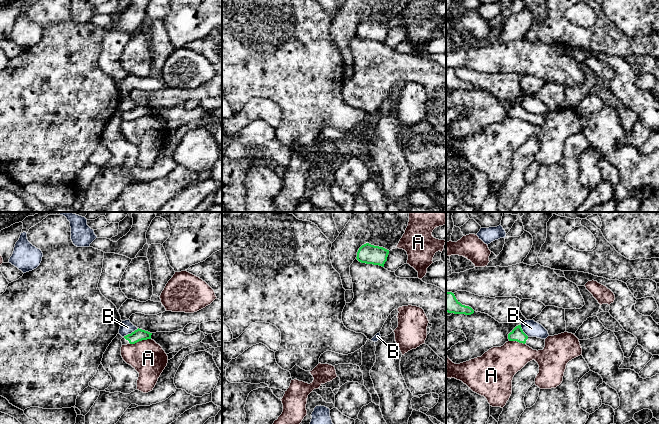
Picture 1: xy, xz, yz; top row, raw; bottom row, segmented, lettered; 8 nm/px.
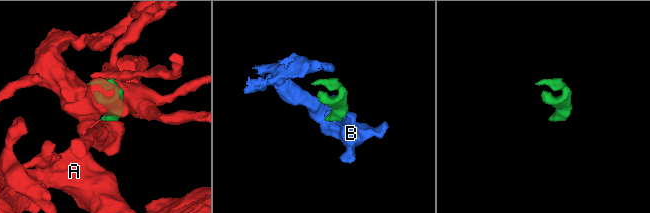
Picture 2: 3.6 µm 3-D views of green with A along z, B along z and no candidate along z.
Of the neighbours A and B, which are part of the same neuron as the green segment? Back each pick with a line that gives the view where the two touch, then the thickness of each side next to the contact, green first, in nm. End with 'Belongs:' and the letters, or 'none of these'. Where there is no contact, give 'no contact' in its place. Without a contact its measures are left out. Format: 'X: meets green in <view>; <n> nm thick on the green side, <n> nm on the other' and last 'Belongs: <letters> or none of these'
Belongs: none of these

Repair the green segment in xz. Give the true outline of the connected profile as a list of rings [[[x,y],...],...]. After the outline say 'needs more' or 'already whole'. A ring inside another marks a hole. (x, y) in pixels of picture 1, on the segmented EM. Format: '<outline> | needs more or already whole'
[[[369,243],[362,245],[357,252],[357,260],[361,263],[379,265],[384,267],[389,250]]] | already whole

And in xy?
[[[138,328],[131,334],[124,336],[121,339],[121,342],[122,342],[122,345],[135,344],[142,340],[151,339],[151,335],[152,333]]] | needs more

